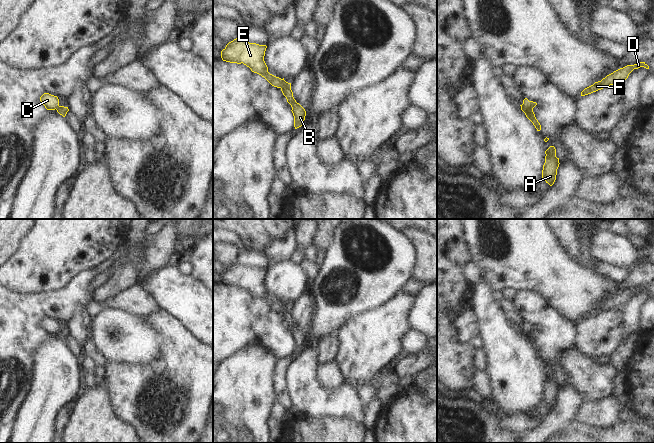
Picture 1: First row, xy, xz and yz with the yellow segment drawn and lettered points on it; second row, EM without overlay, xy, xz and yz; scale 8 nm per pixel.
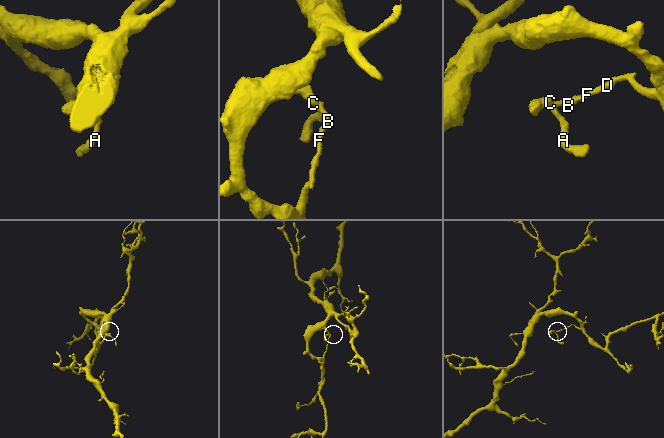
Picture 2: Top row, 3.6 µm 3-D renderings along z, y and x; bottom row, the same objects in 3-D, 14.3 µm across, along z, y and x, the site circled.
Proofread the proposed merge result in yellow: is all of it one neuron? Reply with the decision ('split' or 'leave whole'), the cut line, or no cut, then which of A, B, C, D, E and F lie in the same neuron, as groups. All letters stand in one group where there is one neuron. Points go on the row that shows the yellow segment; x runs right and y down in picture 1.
leave whole; no cut; A B C D E F

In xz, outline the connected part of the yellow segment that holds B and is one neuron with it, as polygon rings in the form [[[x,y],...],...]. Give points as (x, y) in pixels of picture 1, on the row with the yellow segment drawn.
[[[236,38],[229,42],[221,51],[221,58],[223,61],[230,63],[243,63],[249,67],[252,72],[264,77],[272,86],[280,88],[287,102],[292,107],[291,111],[294,116],[294,127],[297,129],[303,125],[306,111],[294,99],[291,83],[286,82],[284,78],[281,79],[268,72],[268,67],[264,61],[266,48],[266,45],[240,41]]]

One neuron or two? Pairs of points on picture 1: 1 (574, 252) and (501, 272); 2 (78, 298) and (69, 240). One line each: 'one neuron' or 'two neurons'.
1: two neurons
2: two neurons

